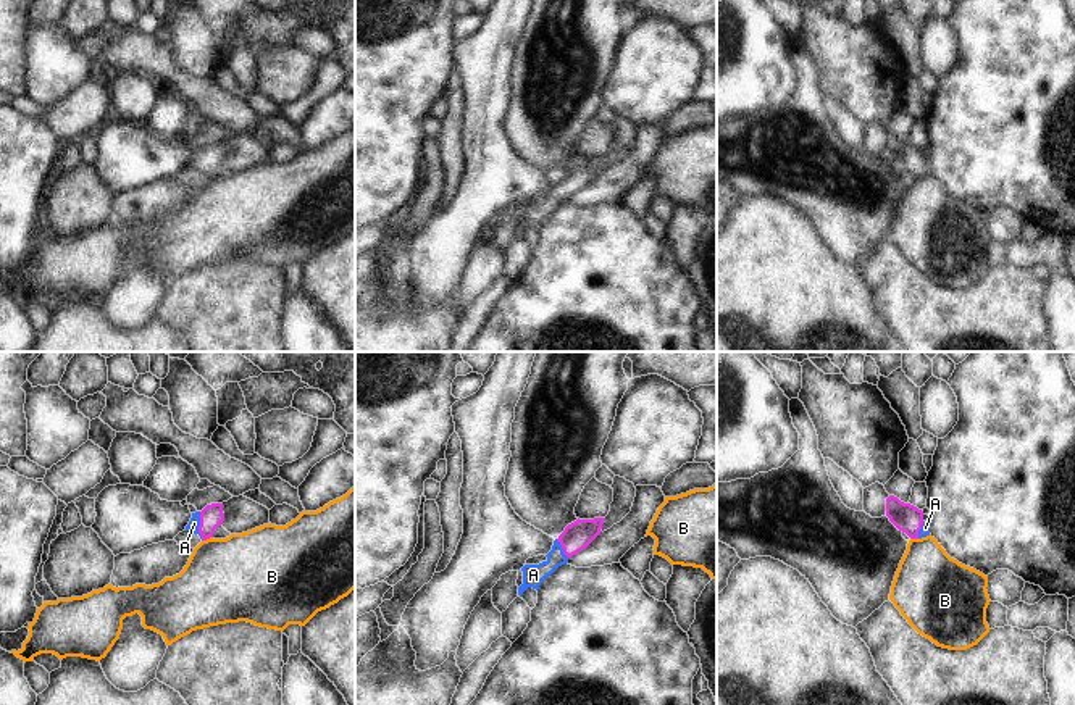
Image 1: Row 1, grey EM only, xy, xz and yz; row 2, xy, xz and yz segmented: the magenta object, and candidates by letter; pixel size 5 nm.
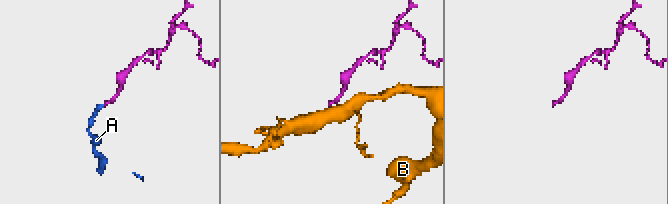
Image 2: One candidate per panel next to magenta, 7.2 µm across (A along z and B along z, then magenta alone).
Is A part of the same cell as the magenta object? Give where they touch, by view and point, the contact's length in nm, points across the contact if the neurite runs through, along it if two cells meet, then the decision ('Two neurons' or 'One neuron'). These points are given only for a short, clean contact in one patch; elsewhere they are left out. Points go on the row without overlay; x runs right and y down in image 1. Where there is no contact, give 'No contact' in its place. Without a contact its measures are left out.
Touches magenta at xy (199, 165). Shared border 150 nm. Path across: xy (212, 155), (199, 165), (194, 162). One neuron.

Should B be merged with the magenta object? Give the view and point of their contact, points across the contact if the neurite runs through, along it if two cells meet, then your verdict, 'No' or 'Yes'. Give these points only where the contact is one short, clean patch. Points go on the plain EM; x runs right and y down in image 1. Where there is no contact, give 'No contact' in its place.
Touches magenta at xy (207, 176). Boundary: xy (212, 175), (204, 179). No.

